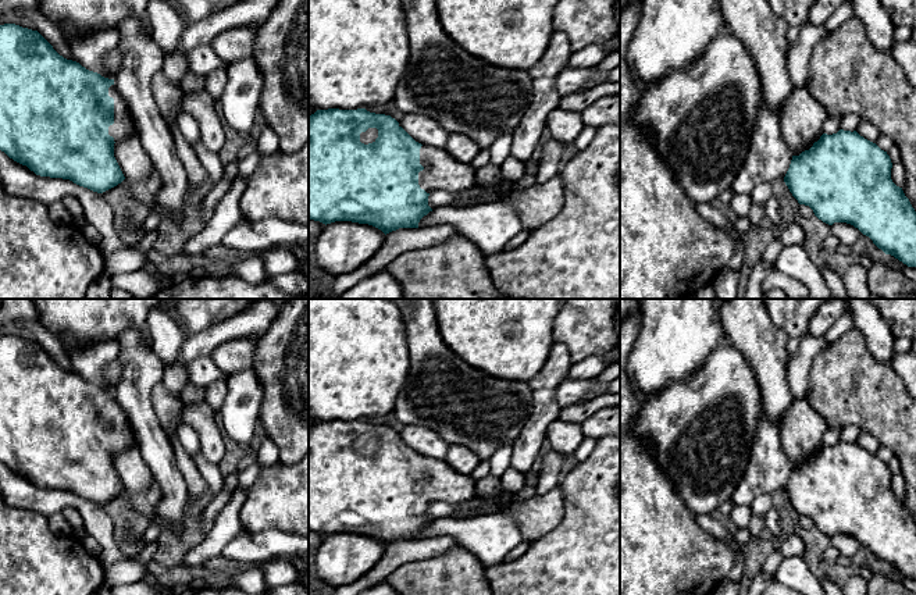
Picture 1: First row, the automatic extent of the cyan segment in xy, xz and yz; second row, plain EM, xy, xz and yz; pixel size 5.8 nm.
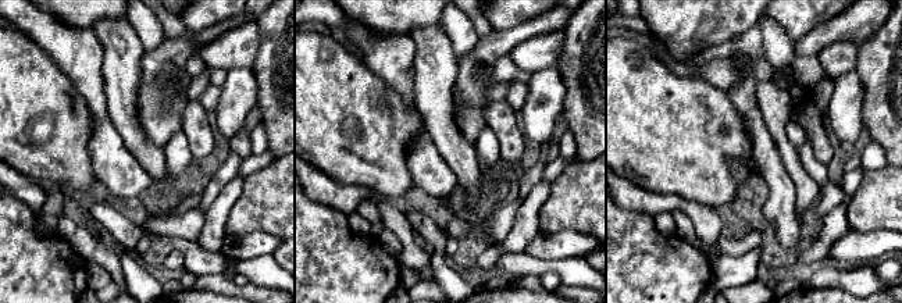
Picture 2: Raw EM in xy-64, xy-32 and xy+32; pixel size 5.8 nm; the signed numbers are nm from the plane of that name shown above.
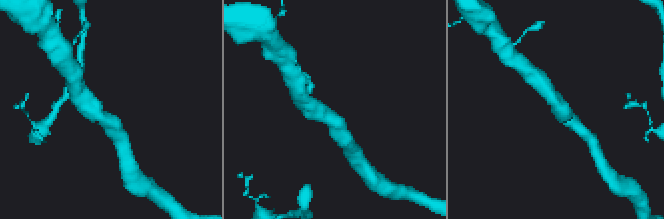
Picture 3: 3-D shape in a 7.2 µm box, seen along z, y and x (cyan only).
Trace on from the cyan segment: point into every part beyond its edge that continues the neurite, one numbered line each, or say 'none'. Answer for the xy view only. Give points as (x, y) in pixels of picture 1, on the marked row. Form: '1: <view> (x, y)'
1: xy (123, 125)

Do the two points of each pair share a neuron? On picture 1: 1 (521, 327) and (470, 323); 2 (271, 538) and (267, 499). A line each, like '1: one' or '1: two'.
1: one
2: two

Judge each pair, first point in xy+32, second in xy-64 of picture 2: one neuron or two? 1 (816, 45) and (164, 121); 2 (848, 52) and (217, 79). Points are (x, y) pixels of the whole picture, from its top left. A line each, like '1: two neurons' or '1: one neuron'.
1: one neuron
2: two neurons

